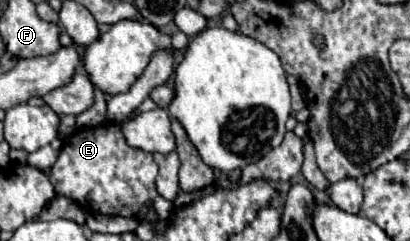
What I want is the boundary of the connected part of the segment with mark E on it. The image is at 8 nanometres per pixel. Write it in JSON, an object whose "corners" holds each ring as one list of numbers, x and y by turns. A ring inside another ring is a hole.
{"corners":[[102,123,98,127,80,127,72,135,64,139,62,151,58,155,58,161,52,165,52,175,50,183,54,185,58,195,74,199,82,209,98,215,110,215,110,217,136,217,138,211,146,205,152,203,160,219,170,219,170,213,174,211,174,205,166,201,158,191,156,191,156,179,158,175,158,165,152,159,152,153,146,153,142,149,134,149,124,141,124,135,120,131,120,125,116,123]]}

